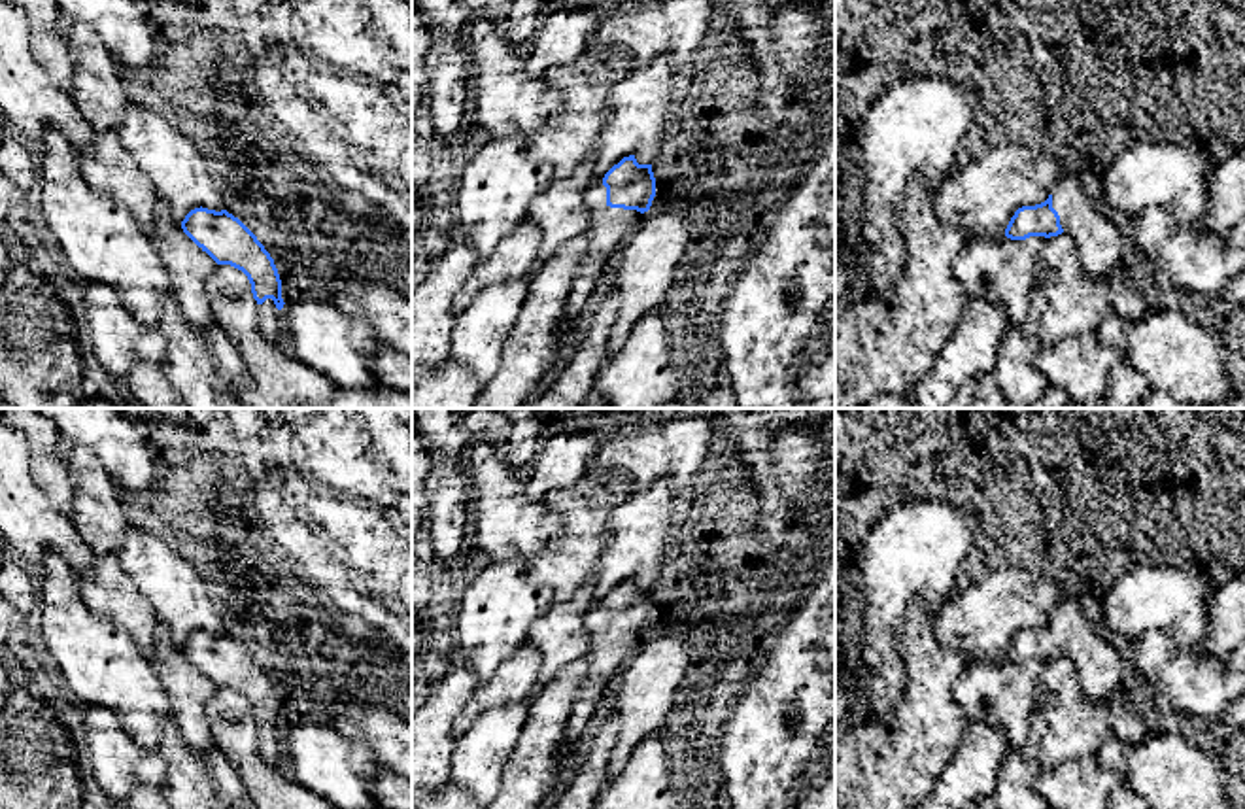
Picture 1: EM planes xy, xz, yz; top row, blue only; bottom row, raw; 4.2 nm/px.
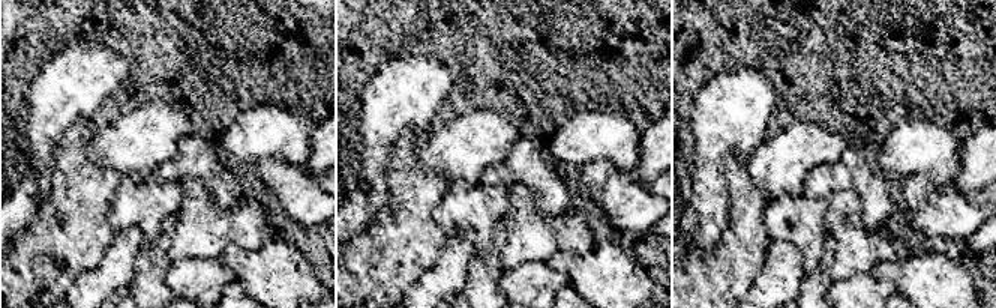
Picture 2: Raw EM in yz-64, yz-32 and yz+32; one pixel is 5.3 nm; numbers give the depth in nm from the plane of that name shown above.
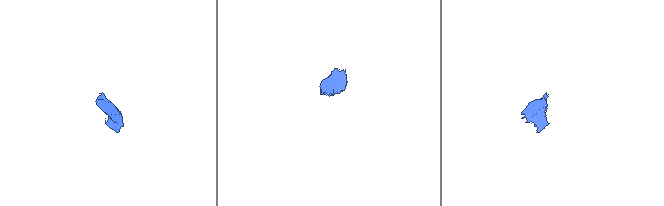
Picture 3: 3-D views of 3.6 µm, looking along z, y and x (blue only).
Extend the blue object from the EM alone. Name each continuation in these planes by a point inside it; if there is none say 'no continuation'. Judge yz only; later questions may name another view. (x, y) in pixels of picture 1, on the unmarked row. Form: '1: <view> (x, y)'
1: yz (1102, 670)

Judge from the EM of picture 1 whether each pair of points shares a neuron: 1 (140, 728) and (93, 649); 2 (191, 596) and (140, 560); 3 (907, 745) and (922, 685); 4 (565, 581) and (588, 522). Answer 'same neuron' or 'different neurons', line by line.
1: same neuron
2: same neuron
3: same neuron
4: same neuron

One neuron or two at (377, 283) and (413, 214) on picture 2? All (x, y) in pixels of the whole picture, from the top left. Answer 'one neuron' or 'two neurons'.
one neuron

